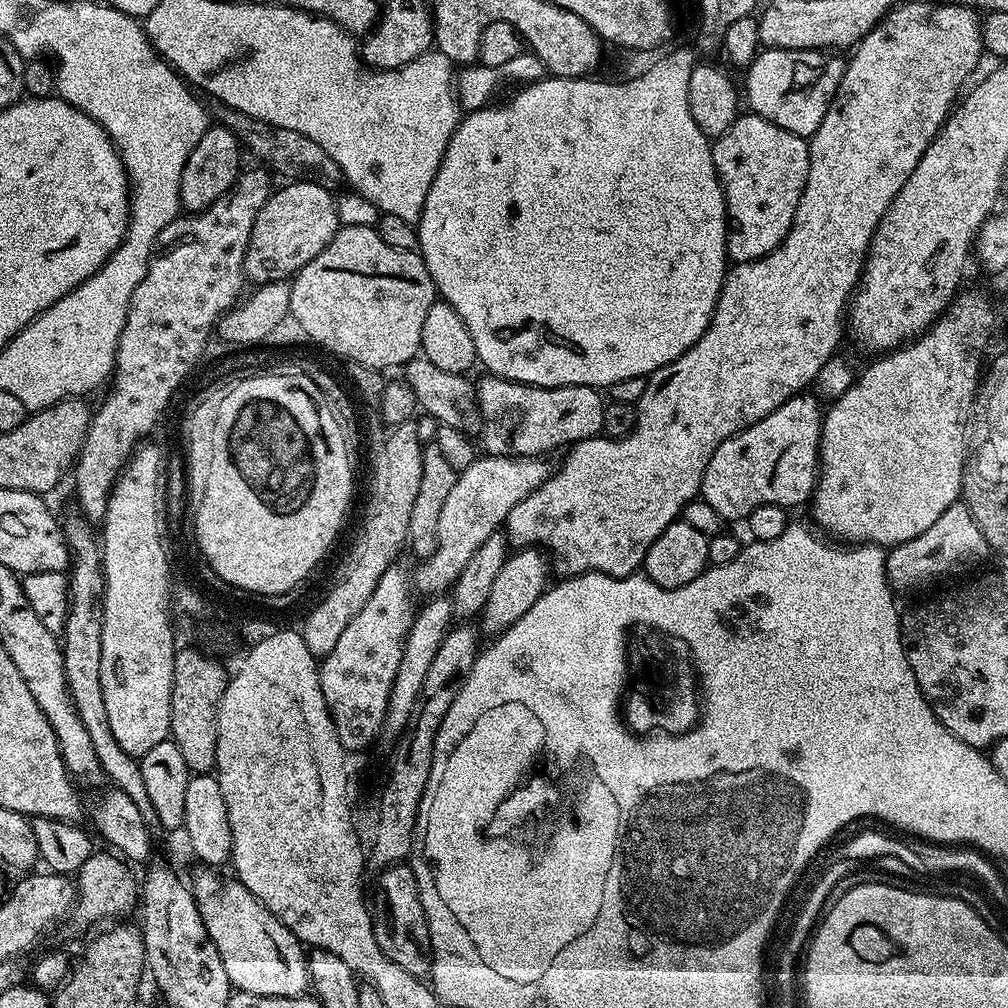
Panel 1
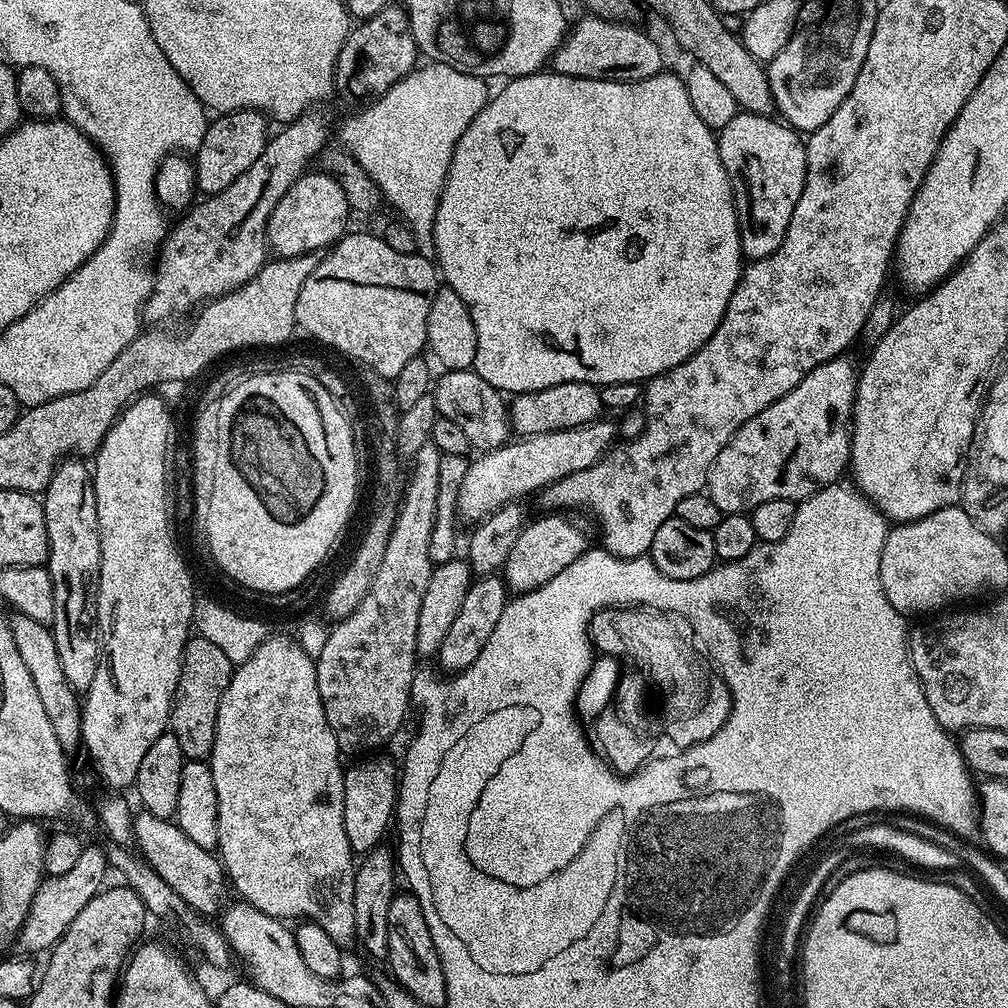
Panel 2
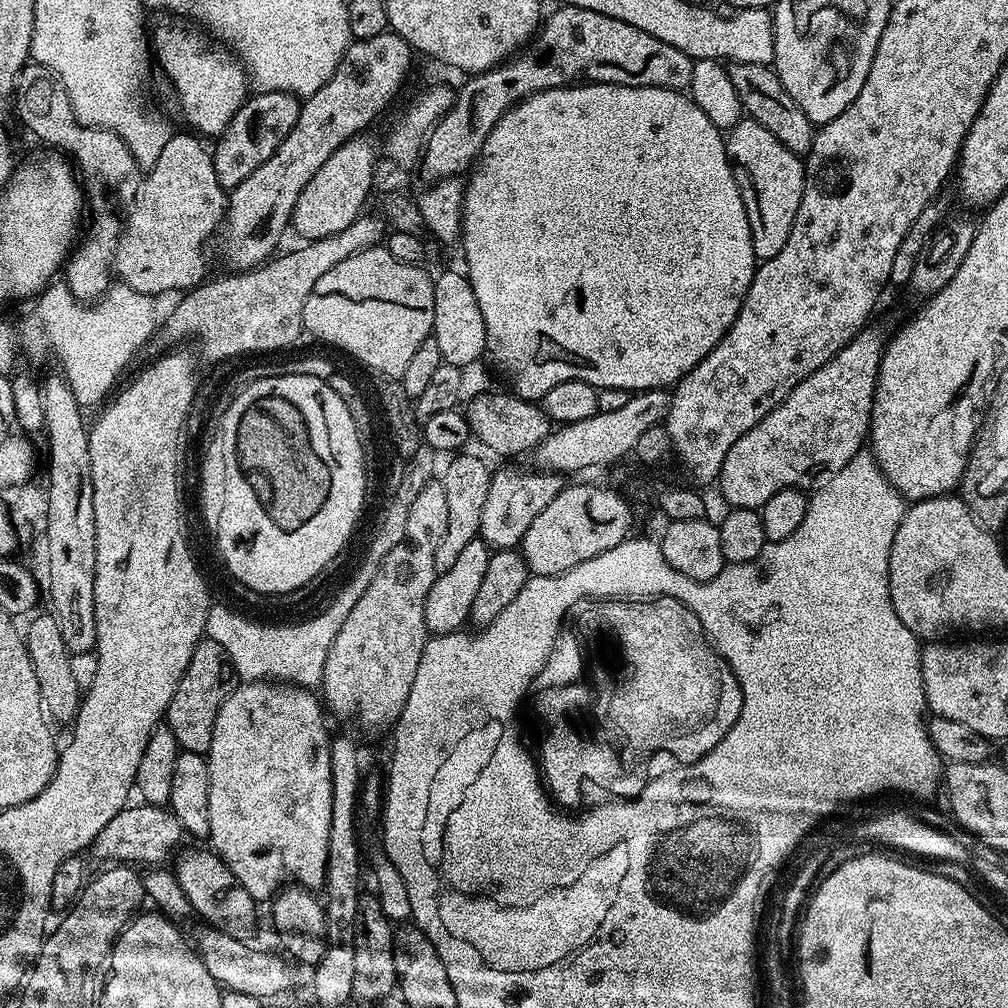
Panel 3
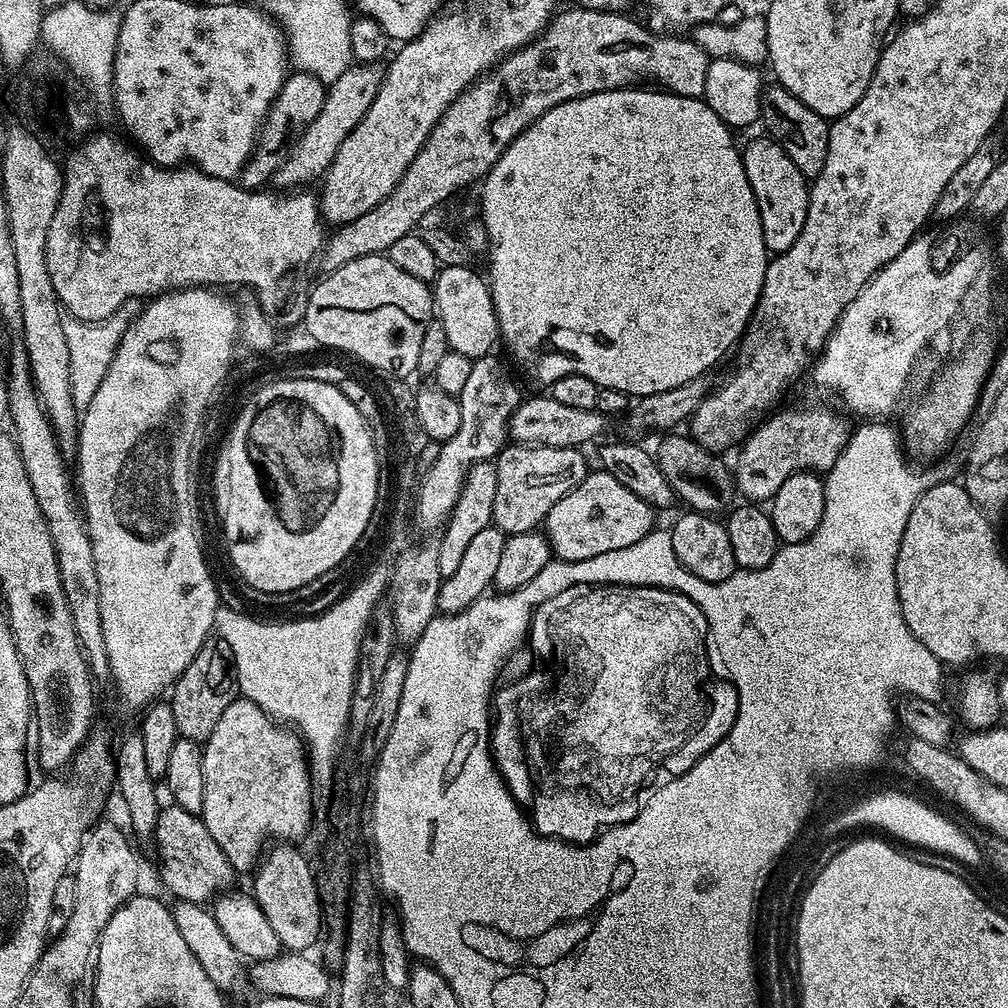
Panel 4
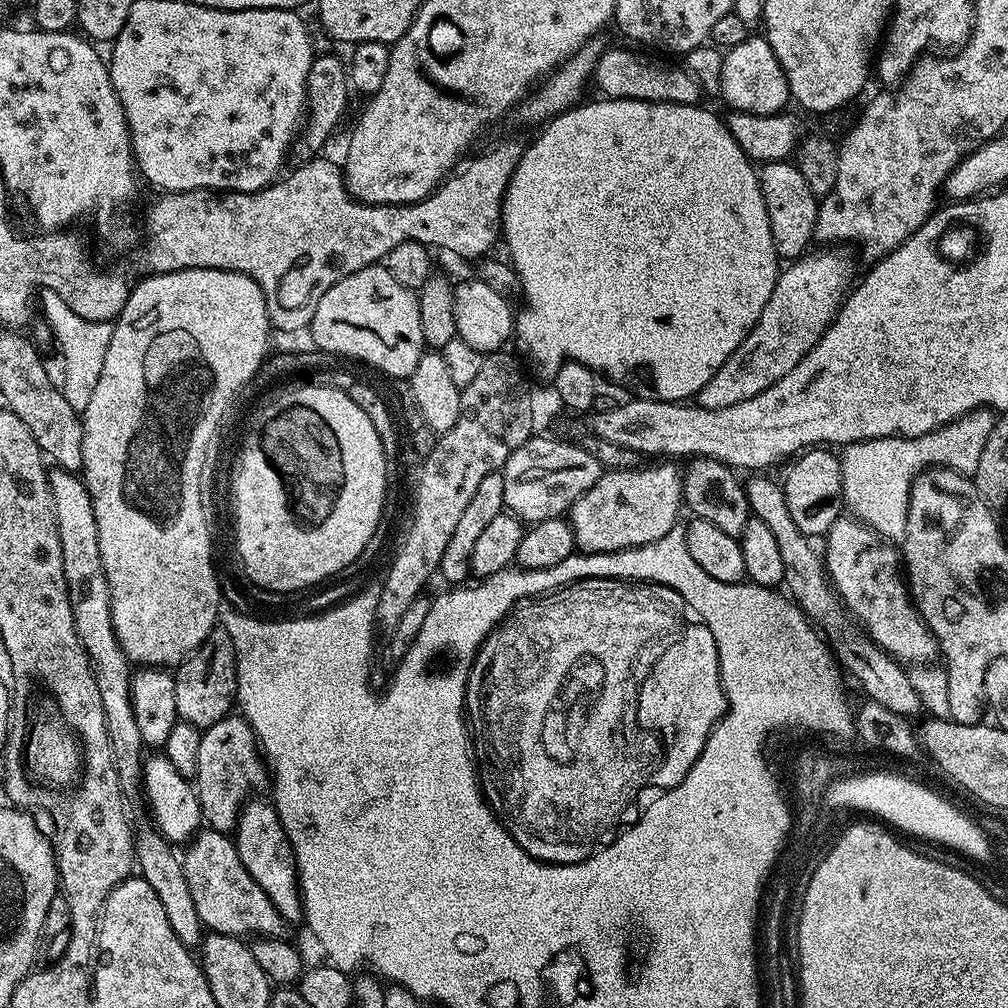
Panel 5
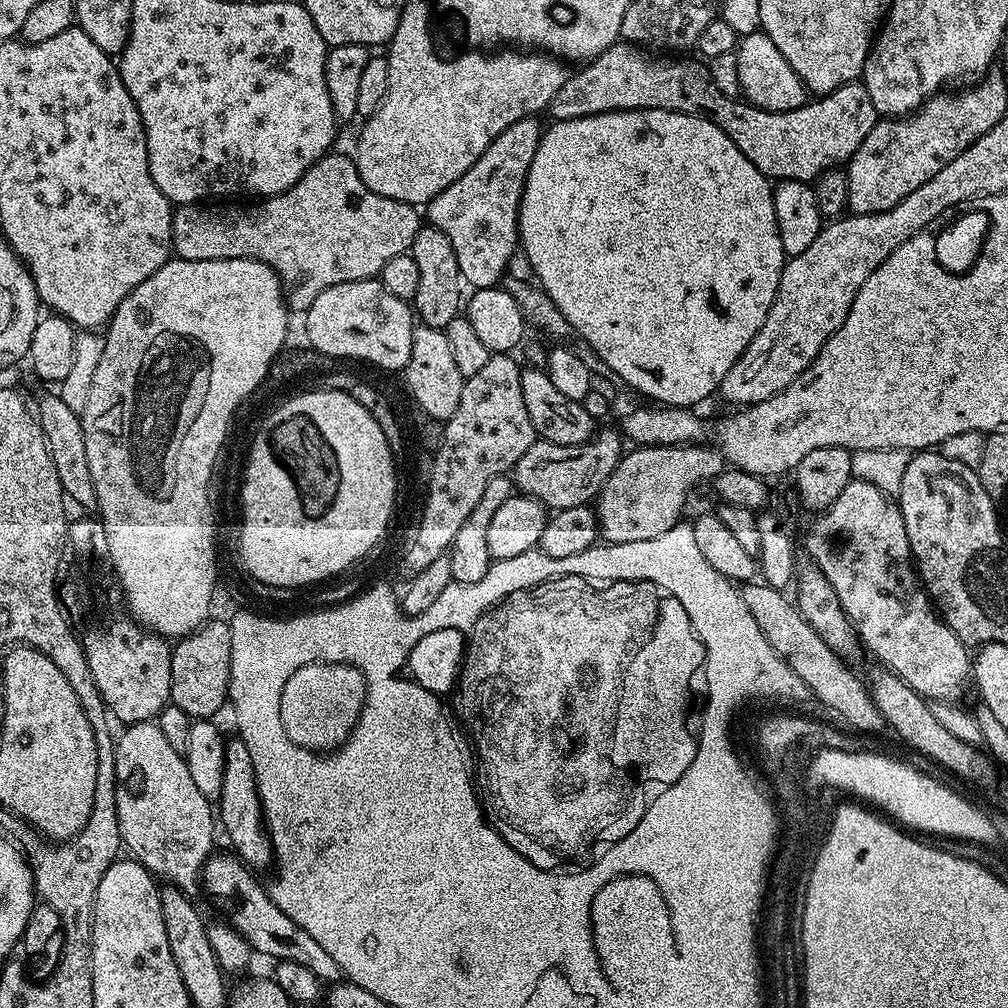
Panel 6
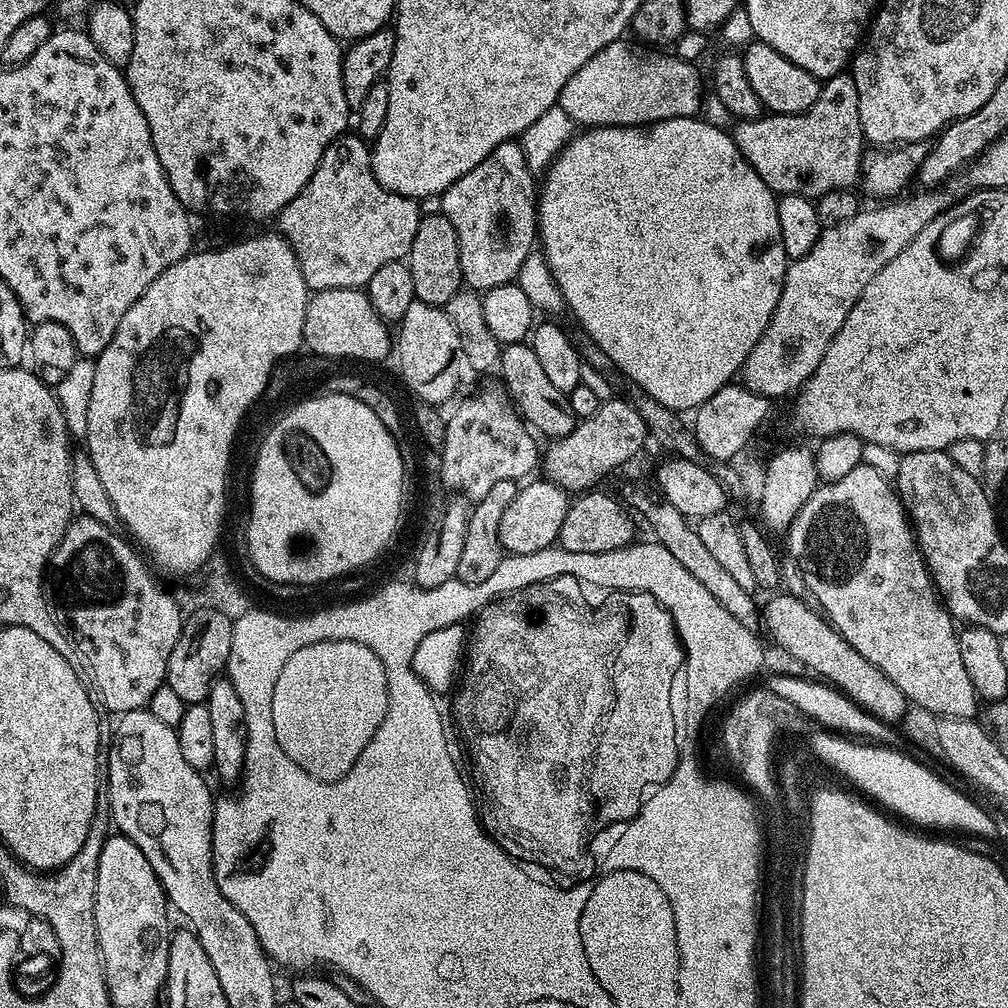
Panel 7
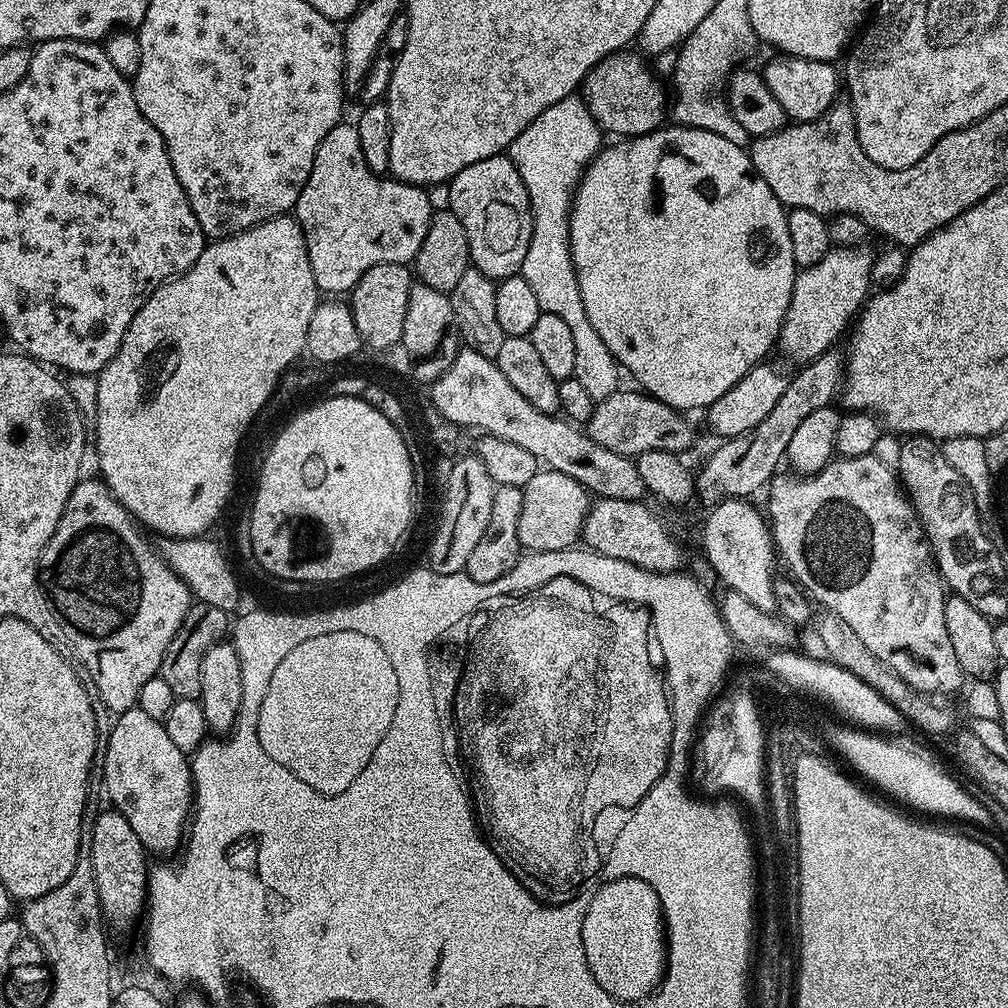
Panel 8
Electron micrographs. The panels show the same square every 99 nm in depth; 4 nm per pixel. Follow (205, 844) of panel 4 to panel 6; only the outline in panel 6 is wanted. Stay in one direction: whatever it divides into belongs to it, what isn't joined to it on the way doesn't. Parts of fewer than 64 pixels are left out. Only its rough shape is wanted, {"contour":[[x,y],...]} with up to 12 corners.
{"contour":[[239,856],[204,863],[202,892],[253,953],[321,982],[345,972],[286,918]]}

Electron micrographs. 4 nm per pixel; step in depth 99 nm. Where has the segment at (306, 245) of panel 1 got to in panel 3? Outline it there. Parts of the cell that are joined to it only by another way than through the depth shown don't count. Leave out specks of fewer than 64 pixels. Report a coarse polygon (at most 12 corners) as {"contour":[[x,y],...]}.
{"contour":[[346,141],[306,182],[290,221],[305,241],[364,211],[376,148]]}

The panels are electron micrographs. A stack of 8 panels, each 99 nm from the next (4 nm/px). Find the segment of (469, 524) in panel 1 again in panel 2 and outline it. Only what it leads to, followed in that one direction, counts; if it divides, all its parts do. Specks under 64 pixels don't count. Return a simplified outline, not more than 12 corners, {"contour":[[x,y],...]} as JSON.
{"contour":[[617,425],[516,438],[477,455],[459,515],[485,520],[613,447]]}

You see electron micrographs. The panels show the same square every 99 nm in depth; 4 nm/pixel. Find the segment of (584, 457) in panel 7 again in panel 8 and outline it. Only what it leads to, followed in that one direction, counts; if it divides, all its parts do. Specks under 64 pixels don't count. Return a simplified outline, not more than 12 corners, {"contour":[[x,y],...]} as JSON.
{"contour":[[643,391],[597,403],[588,437],[614,454],[684,454],[692,424]]}

